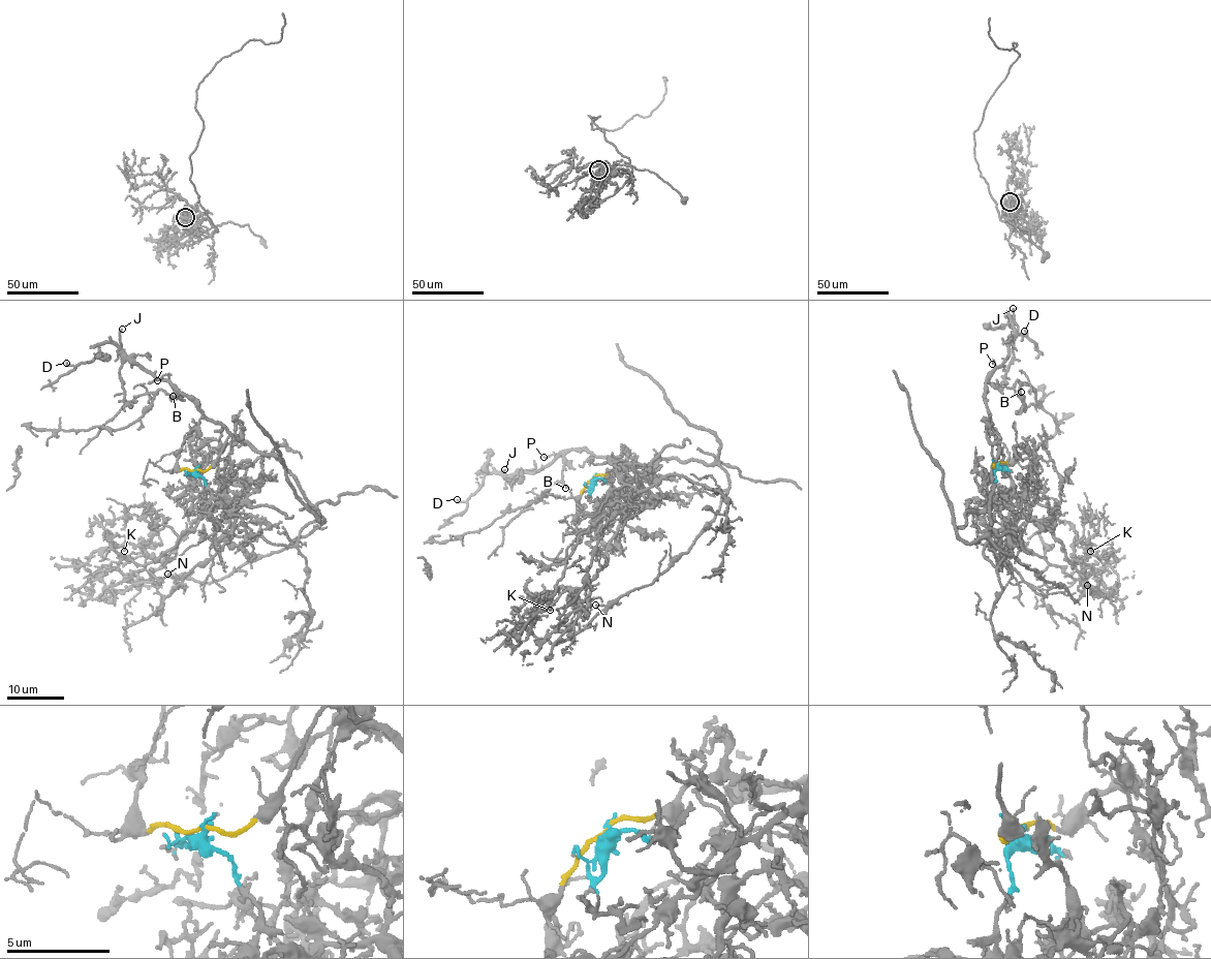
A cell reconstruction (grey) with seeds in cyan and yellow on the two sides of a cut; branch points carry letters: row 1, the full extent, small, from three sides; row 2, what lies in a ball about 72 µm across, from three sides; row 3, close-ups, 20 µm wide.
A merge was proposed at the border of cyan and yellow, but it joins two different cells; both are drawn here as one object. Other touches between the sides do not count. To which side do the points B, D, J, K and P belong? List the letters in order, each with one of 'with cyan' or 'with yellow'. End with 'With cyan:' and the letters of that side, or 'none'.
B: with yellow
D: with yellow
J: with yellow
K: with cyan
P: with yellow
With cyan: K

